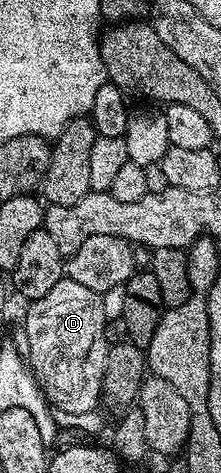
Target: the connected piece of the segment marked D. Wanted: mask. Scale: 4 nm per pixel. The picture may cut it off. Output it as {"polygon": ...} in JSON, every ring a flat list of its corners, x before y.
{"polygon":[[65,276,60,282,53,284,53,289,46,296,34,299,28,306,31,307,28,308,27,315,21,319,26,339,29,340,25,362,33,371,44,397,54,409,61,412,84,414,96,409,103,394,105,360,109,345,109,337,106,334,109,319,103,307,102,297,97,292,77,284,77,280]]}

